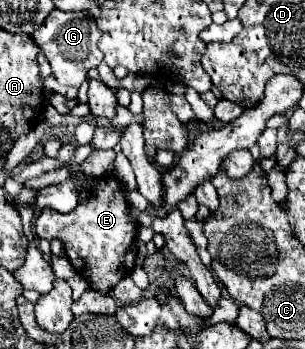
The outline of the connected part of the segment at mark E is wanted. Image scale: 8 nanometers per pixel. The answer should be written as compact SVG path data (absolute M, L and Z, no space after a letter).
M114 172L100 176L90 190L90 196L80 202L70 214L60 214L52 208L44 208L34 222L38 238L58 238L64 244L66 256L74 270L84 276L92 290L108 294L124 276L128 276L138 256L138 224L130 220L130 206L126 200L124 184Z

